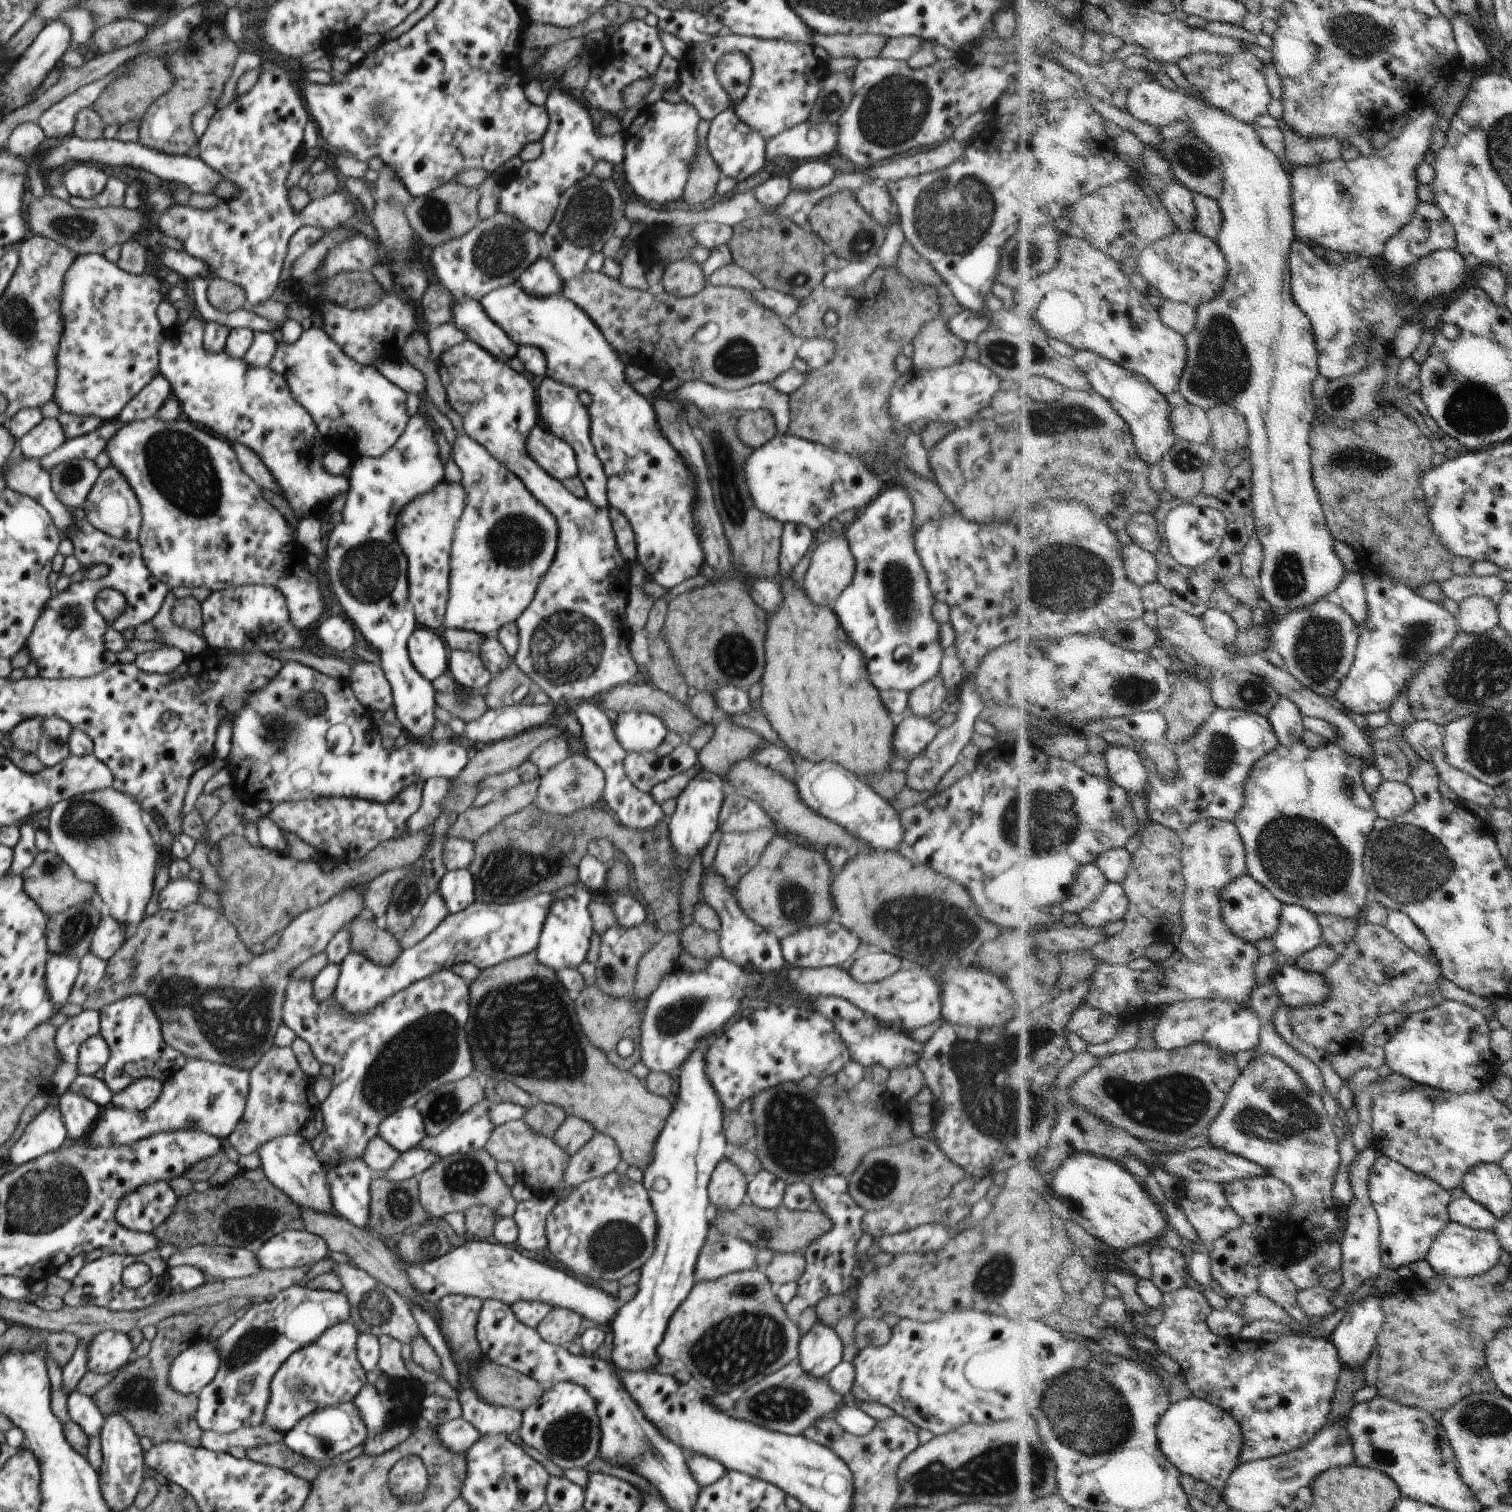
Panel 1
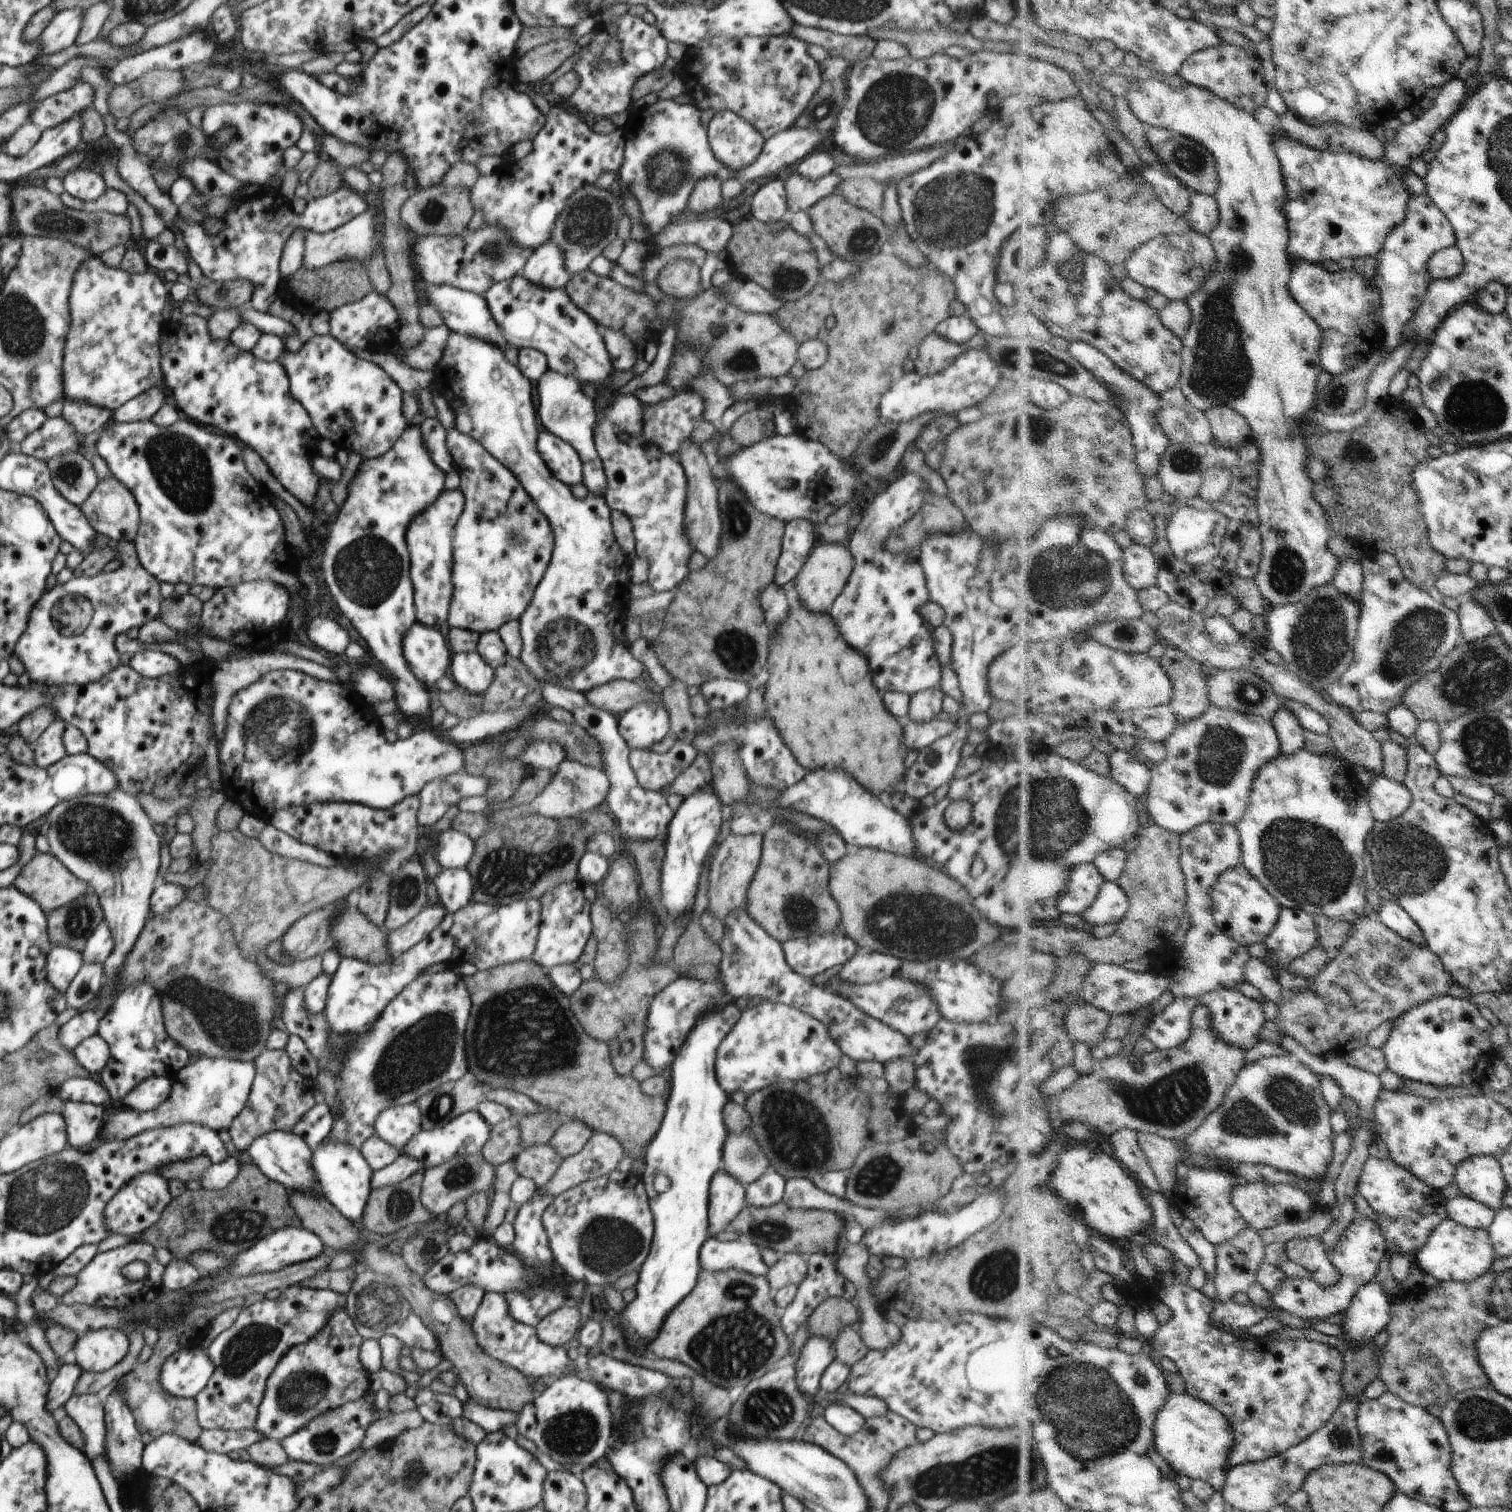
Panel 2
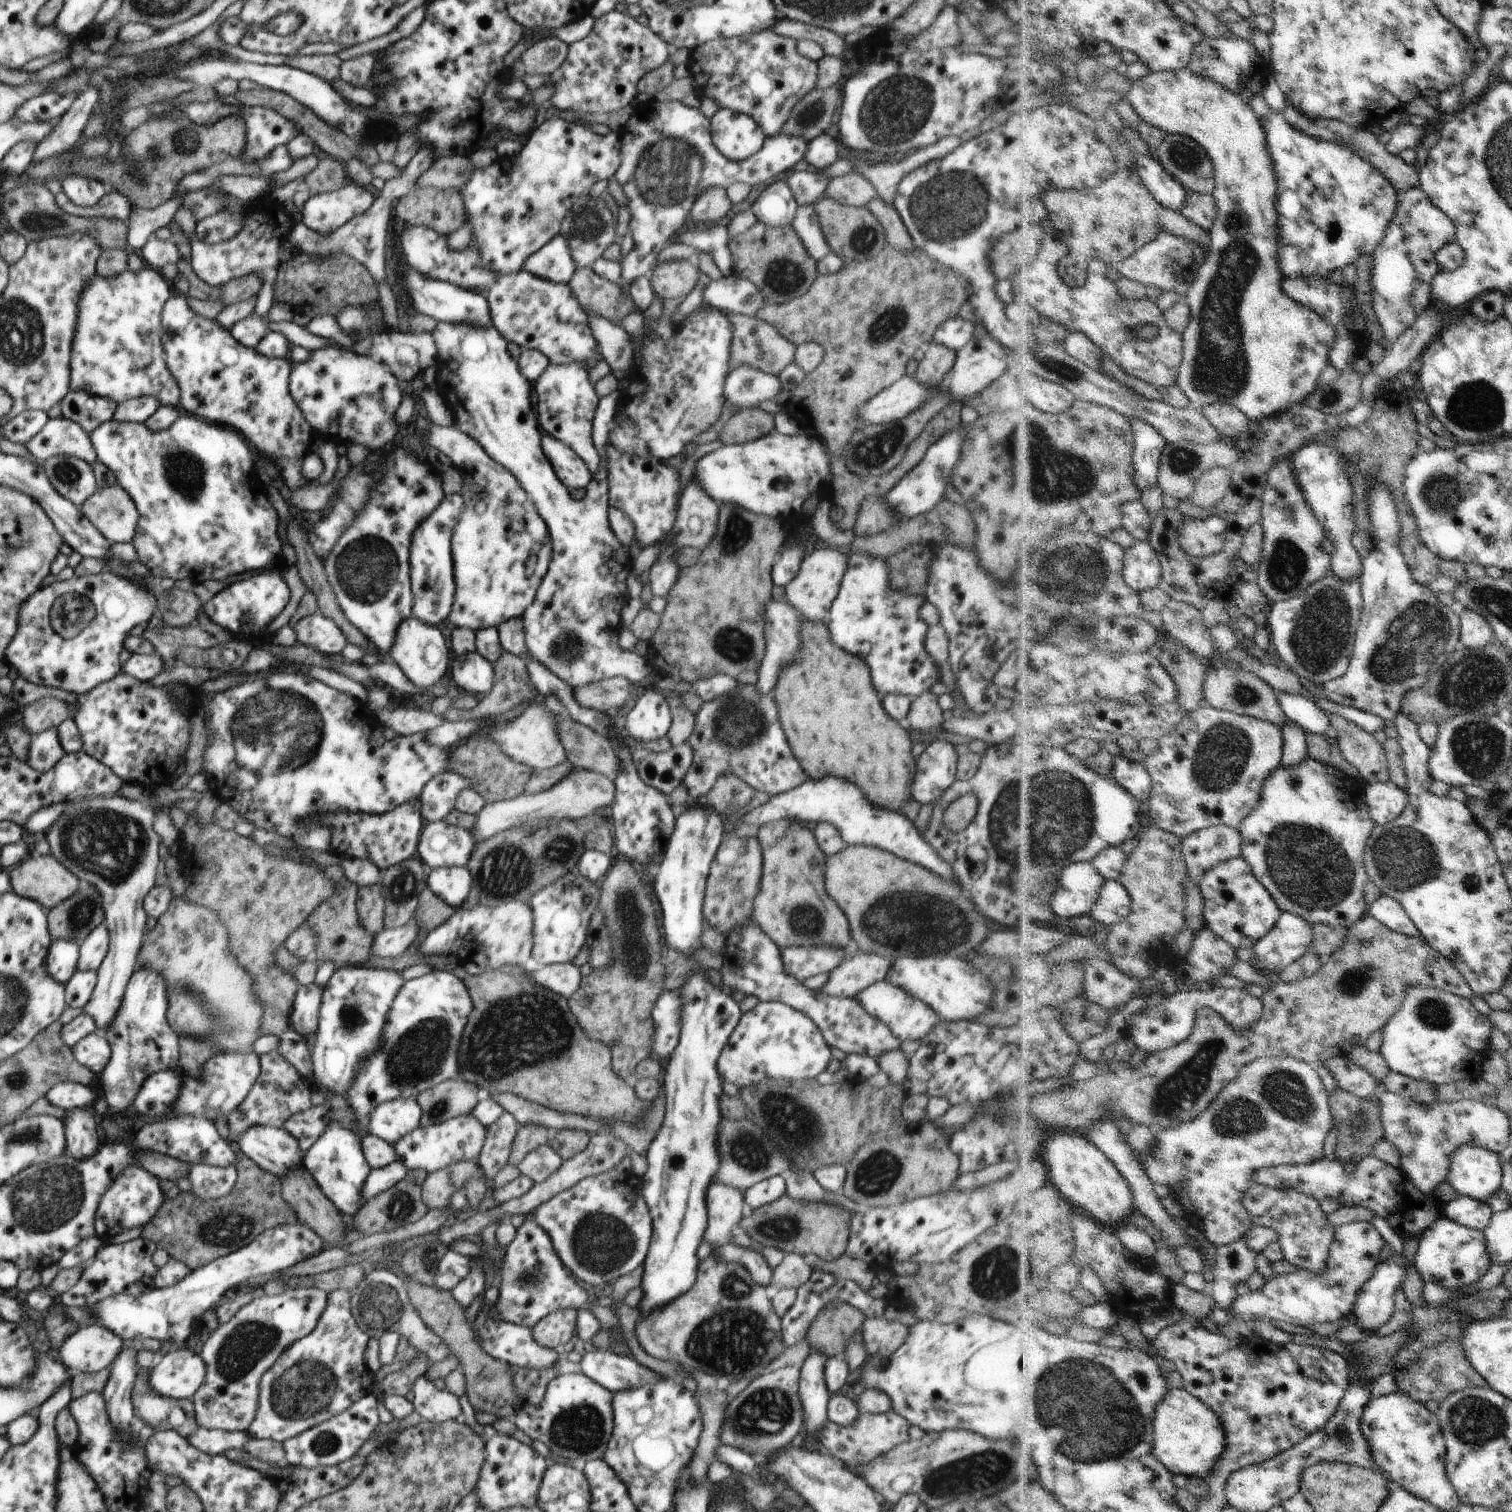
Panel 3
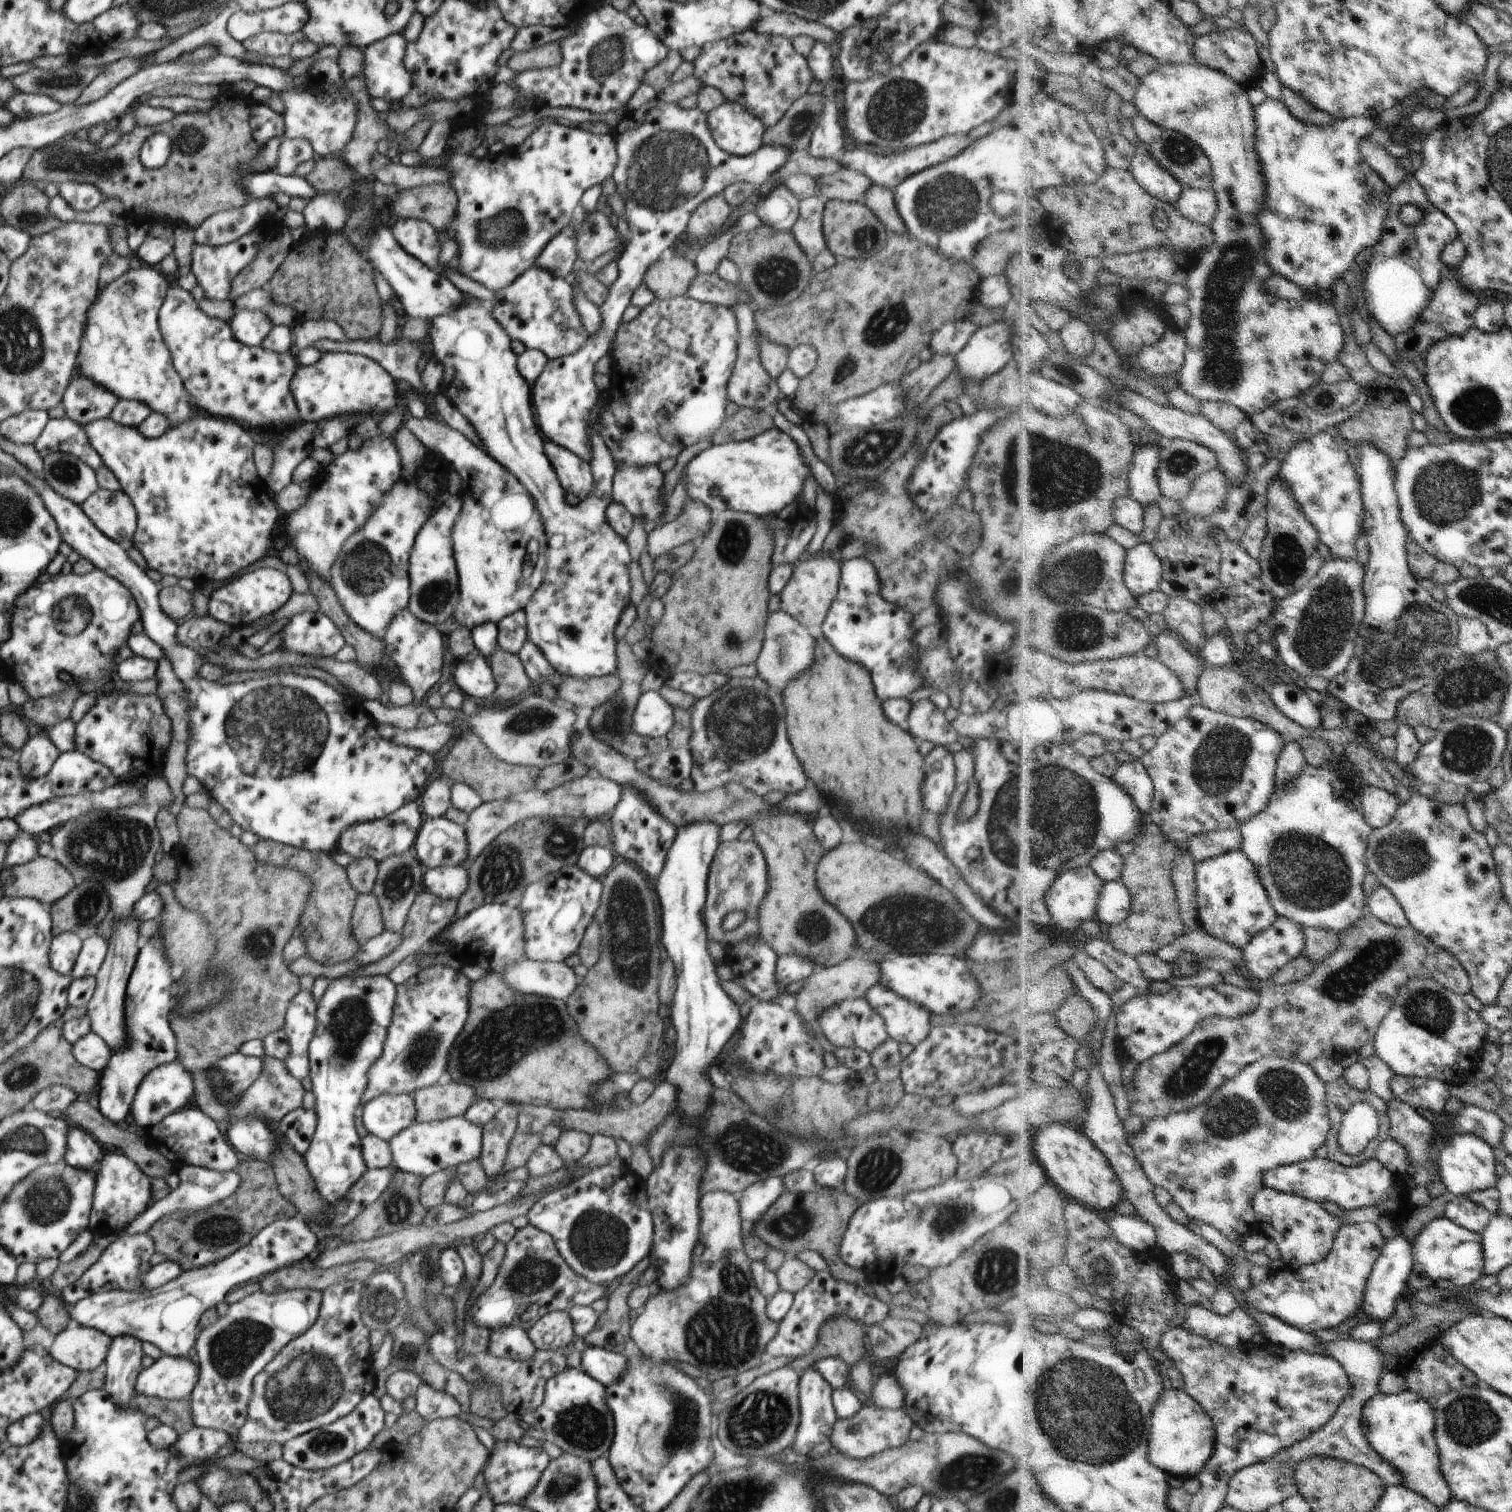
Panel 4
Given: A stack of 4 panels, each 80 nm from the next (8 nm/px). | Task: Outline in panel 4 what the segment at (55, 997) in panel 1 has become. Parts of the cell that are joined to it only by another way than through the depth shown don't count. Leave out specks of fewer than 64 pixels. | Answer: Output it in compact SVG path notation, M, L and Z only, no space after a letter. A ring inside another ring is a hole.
M66 931L59 935L54 934L49 946L50 966L59 975L70 975L82 943L76 933Z

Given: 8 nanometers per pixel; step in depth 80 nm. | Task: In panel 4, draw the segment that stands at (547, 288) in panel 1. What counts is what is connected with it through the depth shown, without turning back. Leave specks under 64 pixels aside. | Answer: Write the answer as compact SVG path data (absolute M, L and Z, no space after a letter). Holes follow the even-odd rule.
M571 225L561 230L539 252L533 266L547 270L551 275L568 280L579 265L576 250L576 228Z

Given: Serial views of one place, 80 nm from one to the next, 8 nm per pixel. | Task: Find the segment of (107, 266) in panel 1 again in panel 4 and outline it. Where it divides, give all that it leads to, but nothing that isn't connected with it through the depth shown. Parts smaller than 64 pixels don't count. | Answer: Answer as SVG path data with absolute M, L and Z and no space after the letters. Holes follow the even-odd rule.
M144 264L137 269L128 269L104 289L100 289L87 312L85 329L82 331L78 349L76 370L94 384L114 393L119 400L142 400L150 405L152 411L164 413L169 418L170 428L202 413L191 404L188 398L189 392L186 392L184 383L174 368L172 355L164 344L160 332L158 313L169 287L170 284L156 267Z

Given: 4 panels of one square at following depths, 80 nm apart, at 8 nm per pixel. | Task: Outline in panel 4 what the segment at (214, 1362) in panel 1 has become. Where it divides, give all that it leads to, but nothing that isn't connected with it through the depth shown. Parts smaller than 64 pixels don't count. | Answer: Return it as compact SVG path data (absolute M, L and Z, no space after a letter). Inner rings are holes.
M161 1356L147 1369L141 1370L135 1384L135 1394L161 1399L189 1399L199 1382L199 1364L189 1357Z

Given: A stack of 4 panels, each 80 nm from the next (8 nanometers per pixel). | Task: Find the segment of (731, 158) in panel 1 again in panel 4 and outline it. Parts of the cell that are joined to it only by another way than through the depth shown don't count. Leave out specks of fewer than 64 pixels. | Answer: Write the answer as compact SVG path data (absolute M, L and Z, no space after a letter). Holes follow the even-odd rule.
M724 101L707 114L707 121L716 144L728 154L743 157L763 145L765 126L738 103Z

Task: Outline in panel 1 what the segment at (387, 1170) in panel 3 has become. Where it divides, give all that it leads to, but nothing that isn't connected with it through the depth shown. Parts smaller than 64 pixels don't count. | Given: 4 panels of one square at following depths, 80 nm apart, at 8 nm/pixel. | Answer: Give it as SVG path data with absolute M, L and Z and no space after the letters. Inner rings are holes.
M416 1146L411 1150L402 1152L398 1156L398 1160L382 1176L390 1182L402 1182L413 1177L419 1177L439 1160L438 1156L434 1156L432 1152L426 1152L424 1148Z

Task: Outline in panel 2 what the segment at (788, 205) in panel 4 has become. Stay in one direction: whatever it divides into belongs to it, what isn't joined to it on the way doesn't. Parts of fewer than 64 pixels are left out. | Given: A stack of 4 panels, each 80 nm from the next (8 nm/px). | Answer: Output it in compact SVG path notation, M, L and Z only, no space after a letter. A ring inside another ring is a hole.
M778 178L762 185L750 197L750 214L767 223L784 221L790 218L787 210L785 188L786 181Z

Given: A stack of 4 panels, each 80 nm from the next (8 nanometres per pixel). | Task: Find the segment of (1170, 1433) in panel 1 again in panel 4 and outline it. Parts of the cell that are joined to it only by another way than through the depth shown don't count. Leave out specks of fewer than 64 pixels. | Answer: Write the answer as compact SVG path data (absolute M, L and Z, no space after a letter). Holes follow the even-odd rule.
M1167 1387L1153 1412L1150 1460L1184 1480L1199 1477L1217 1454L1217 1424L1213 1416L1185 1388Z

